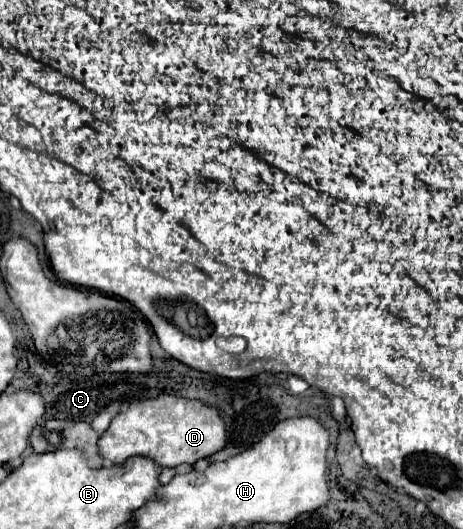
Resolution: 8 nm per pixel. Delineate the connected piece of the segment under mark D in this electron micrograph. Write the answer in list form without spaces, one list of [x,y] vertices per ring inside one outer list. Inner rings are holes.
[[[159,395],[157,399],[135,401],[129,411],[115,415],[109,429],[99,437],[99,455],[113,465],[121,465],[125,459],[141,455],[153,459],[159,467],[179,467],[183,463],[193,465],[221,451],[225,443],[225,423],[215,409],[209,409],[201,401]]]

